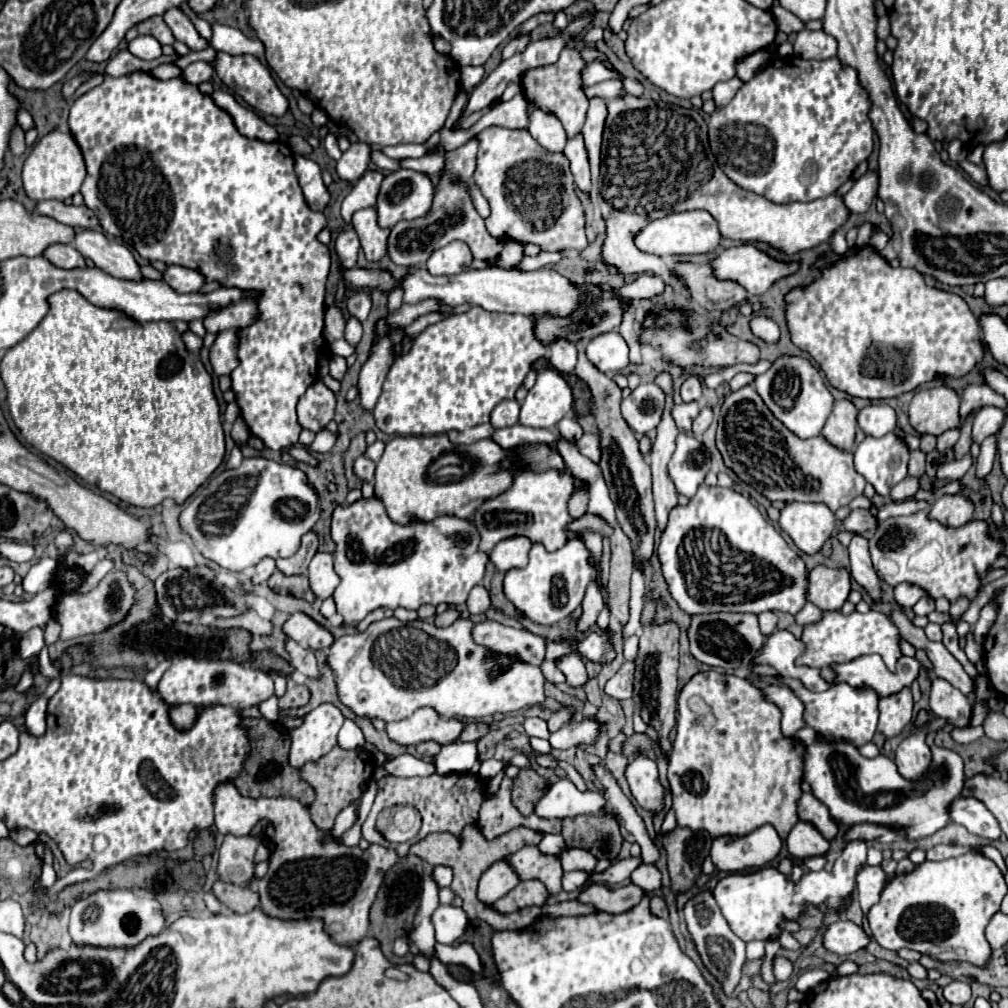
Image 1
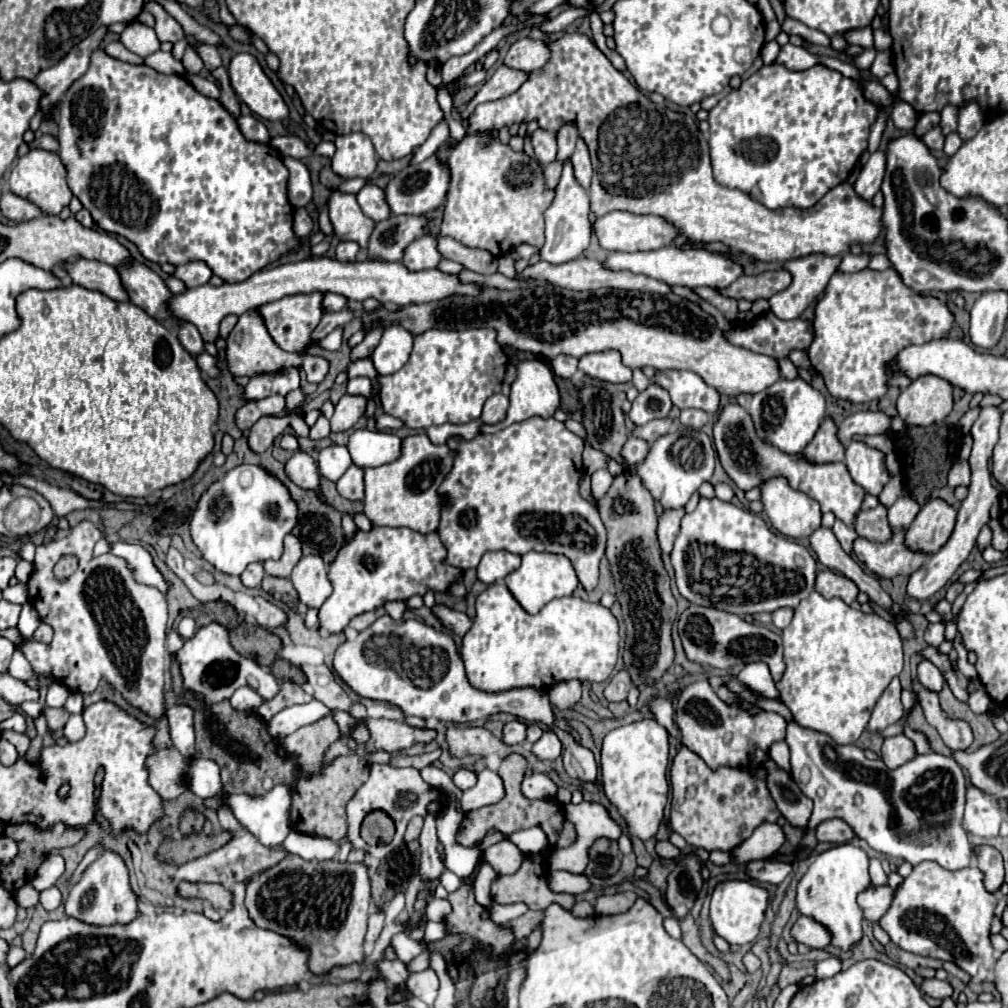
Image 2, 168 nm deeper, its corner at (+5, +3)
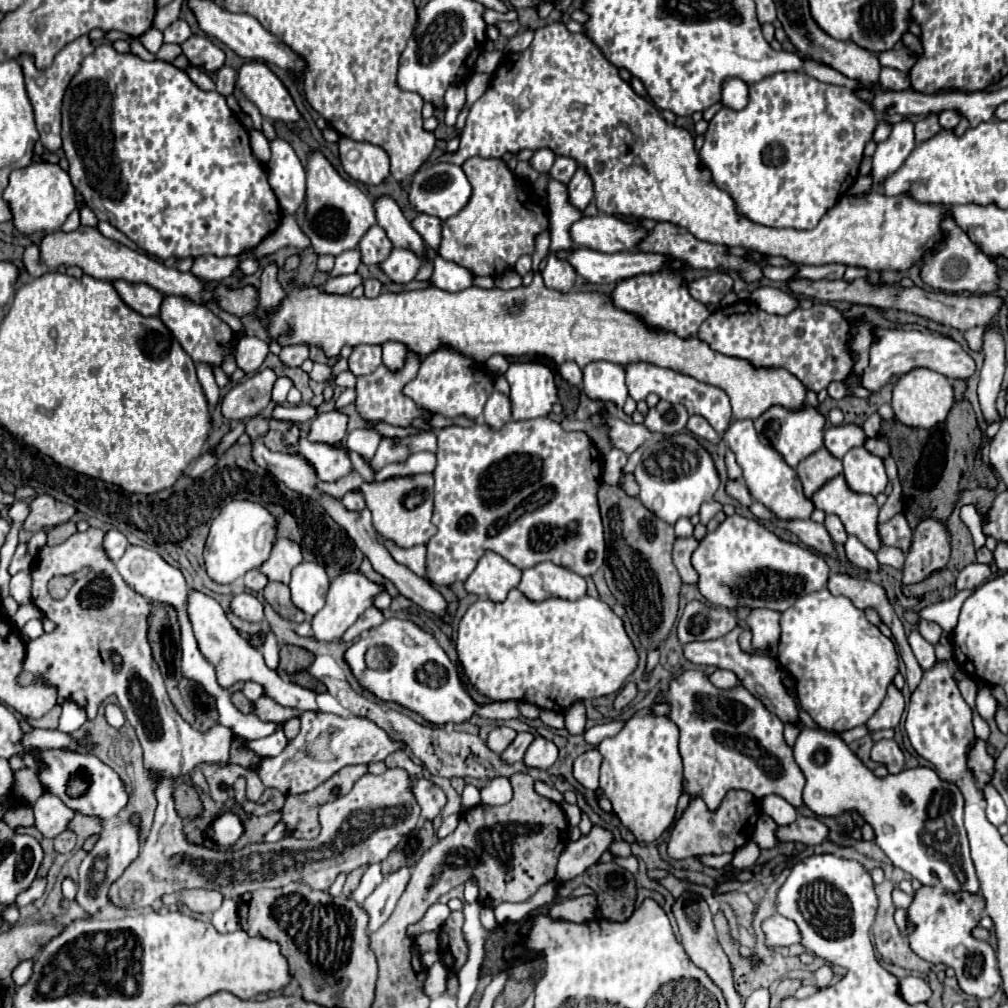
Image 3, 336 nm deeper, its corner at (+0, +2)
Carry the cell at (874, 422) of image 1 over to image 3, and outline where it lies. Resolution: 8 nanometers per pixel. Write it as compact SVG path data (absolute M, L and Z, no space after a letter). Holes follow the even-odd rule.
M845 423L839 427L829 427L825 431L825 443L823 445L829 449L829 453L833 453L835 457L841 459L849 449L861 447L861 445L865 445L865 441L867 441L867 435L865 435L861 425Z

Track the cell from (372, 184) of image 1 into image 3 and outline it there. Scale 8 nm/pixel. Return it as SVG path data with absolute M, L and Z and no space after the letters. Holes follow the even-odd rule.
M379 195L379 197L375 197L373 205L375 205L377 223L387 231L387 235L393 241L395 247L411 249L417 255L425 255L425 243L423 243L423 239L419 237L419 233L415 233L415 229L411 227L411 223L403 217L399 205L395 203L395 199L391 195Z

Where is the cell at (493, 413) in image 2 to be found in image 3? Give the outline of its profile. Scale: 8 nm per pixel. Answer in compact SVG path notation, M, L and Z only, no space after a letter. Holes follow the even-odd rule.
M493 391L491 397L485 403L485 411L483 411L483 421L491 427L491 429L499 429L503 427L507 421L511 419L511 401L507 395Z

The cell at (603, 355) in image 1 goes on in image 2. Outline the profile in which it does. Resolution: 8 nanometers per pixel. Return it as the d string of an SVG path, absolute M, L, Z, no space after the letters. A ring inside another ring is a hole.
M618 352L586 354L580 358L578 368L590 378L610 384L624 384L632 380L632 370L626 368L622 360L618 360Z

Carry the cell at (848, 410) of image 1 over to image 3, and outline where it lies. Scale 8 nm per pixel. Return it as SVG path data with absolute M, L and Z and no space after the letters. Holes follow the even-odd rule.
M821 447L819 451L811 453L807 459L803 459L797 465L797 473L799 473L799 479L803 483L805 495L811 497L825 481L843 473L843 463L835 455L827 453L825 447Z

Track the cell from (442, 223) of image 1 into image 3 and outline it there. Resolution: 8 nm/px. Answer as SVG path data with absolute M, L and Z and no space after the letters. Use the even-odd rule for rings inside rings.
M373 225L361 239L359 249L361 249L361 261L365 265L375 265L379 261L385 261L391 255L393 245L391 245L391 239L387 237L385 229L379 225Z

